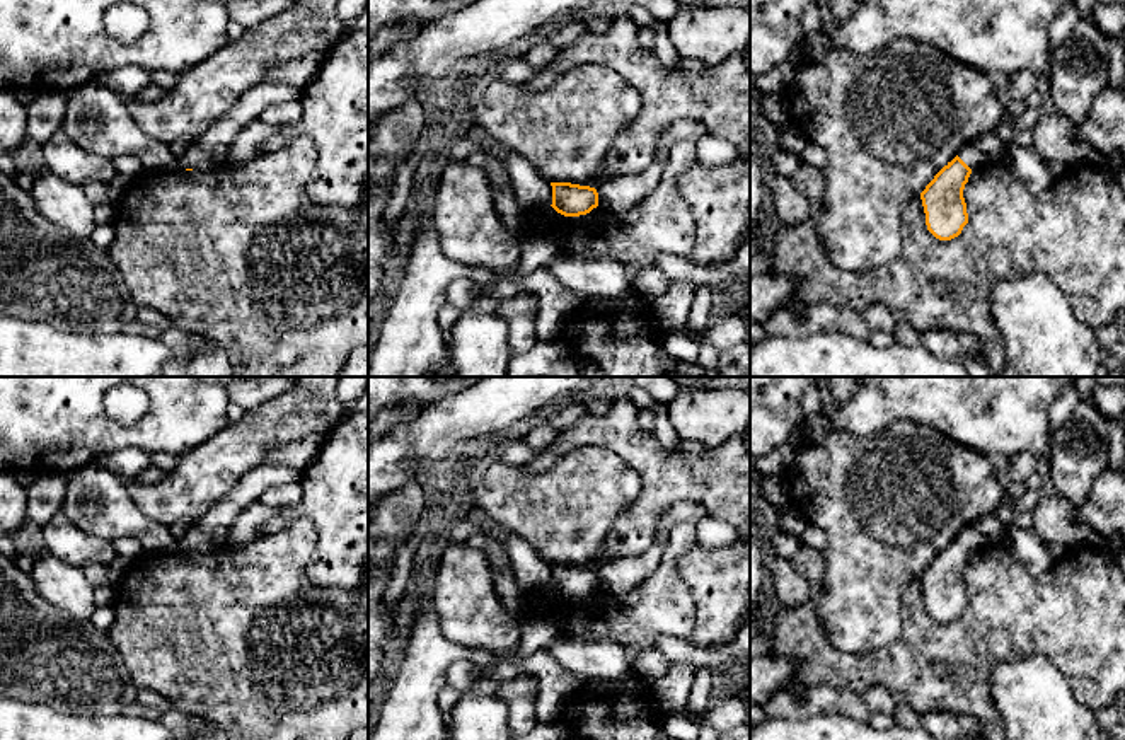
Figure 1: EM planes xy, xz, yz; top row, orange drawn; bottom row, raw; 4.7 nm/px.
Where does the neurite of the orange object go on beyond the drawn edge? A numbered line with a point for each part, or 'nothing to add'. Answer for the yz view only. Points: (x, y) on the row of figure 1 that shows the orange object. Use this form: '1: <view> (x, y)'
1: yz (972, 156)

